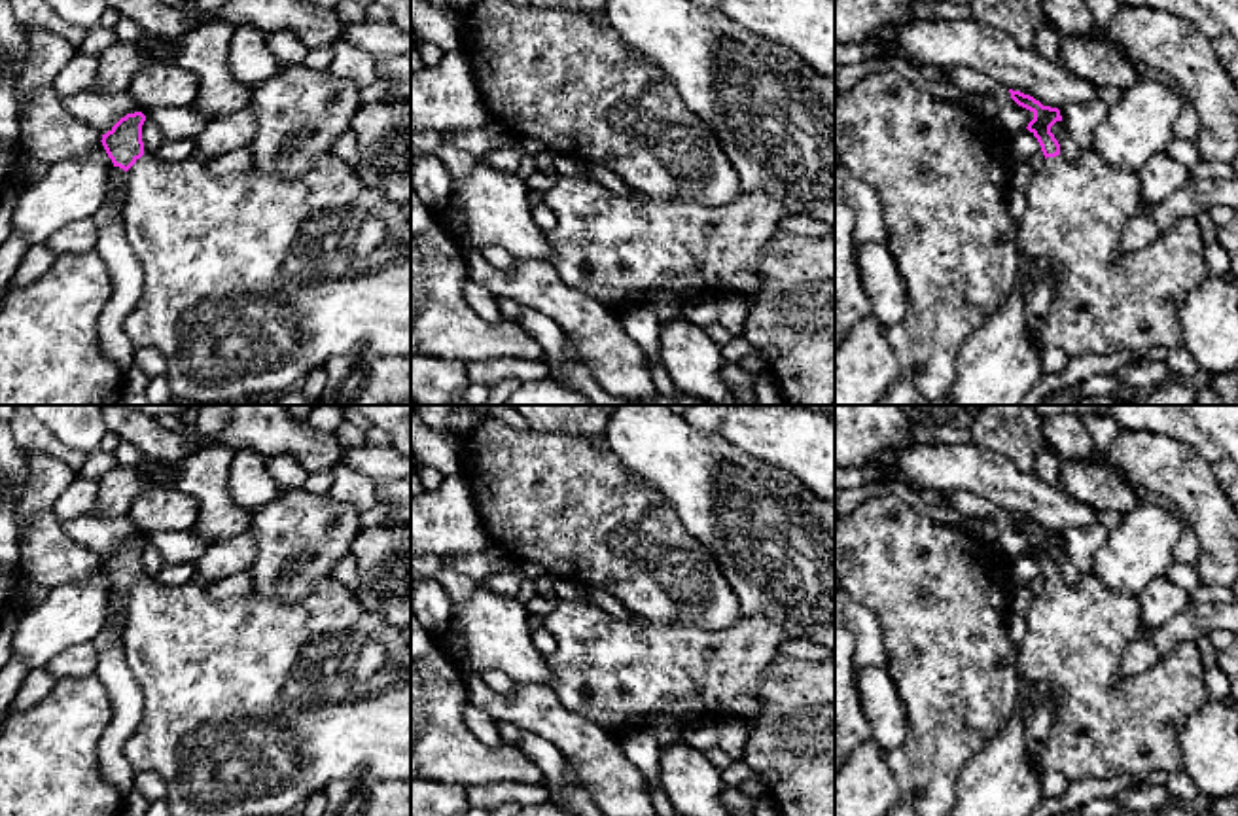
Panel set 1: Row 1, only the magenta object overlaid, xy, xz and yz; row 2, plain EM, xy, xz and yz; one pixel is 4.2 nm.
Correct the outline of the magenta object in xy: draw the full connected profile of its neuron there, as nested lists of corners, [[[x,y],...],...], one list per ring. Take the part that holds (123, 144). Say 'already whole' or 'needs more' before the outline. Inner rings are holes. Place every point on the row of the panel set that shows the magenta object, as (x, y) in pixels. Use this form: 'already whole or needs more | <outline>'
needs more | [[[142,112],[127,114],[106,134],[102,146],[114,167],[125,170],[127,195],[123,203],[125,237],[144,269],[138,303],[123,322],[123,331],[134,348],[150,348],[167,360],[165,377],[172,398],[184,405],[231,405],[261,401],[299,388],[307,375],[335,356],[346,356],[363,346],[371,356],[411,356],[411,220],[405,206],[388,199],[380,189],[365,186],[337,155],[327,153],[299,178],[288,180],[259,170],[212,174],[208,159],[165,161],[144,151]]]

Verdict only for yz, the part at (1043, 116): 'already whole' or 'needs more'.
needs more

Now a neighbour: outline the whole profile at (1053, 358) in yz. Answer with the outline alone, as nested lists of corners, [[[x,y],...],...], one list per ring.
[[[1045,257],[1037,259],[1037,269],[1039,280],[1026,299],[1026,320],[1032,331],[1034,345],[1039,348],[1043,371],[1052,375],[1062,373],[1068,367],[1071,356],[1068,356],[1060,346],[1043,343],[1039,337],[1039,326],[1047,316],[1051,303],[1054,299],[1054,286],[1049,278]]]

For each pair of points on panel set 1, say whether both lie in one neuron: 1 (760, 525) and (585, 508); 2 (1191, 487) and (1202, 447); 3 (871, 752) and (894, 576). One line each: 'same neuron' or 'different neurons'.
1: different neurons
2: different neurons
3: different neurons

